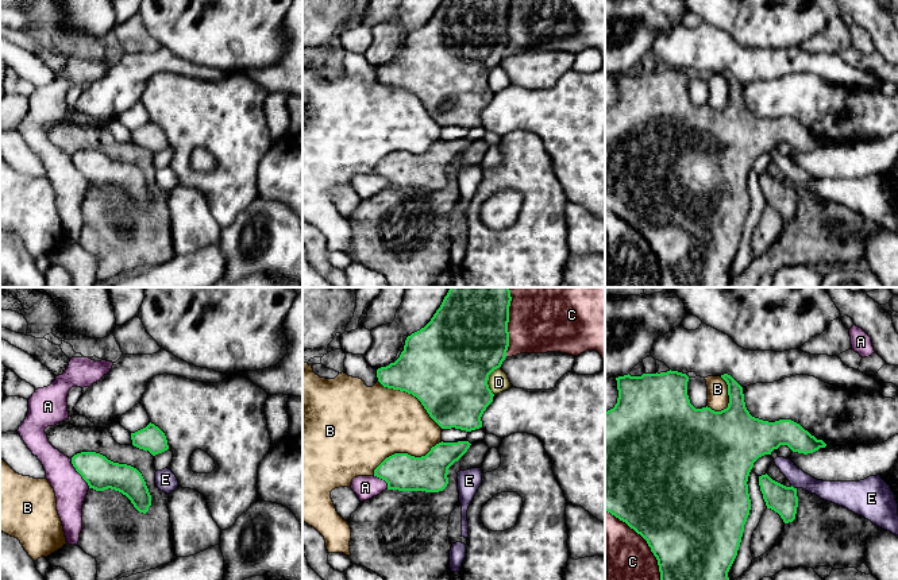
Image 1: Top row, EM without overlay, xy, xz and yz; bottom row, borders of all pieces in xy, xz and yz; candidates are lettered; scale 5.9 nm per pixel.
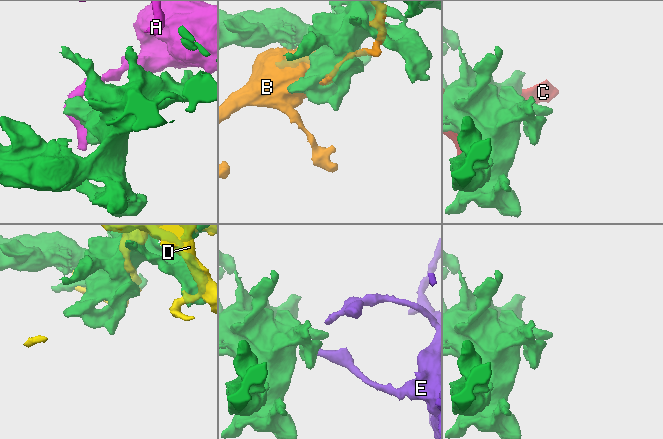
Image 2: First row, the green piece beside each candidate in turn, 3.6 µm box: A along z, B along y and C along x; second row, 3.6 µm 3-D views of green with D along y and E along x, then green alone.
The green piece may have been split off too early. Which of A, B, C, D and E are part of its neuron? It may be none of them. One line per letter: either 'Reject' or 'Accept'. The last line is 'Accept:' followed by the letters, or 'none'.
A: Reject
B: Reject
C: Reject
D: Reject
E: Accept
Accept: E

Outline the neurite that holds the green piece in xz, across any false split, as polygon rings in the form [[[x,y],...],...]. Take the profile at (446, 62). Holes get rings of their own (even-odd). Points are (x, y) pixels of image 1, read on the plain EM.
[[[442,0],[431,19],[406,35],[400,55],[377,67],[378,80],[416,94],[442,127],[471,129],[482,125],[481,115],[494,94],[487,82],[489,73],[501,65],[509,45],[509,4],[510,0]]]

